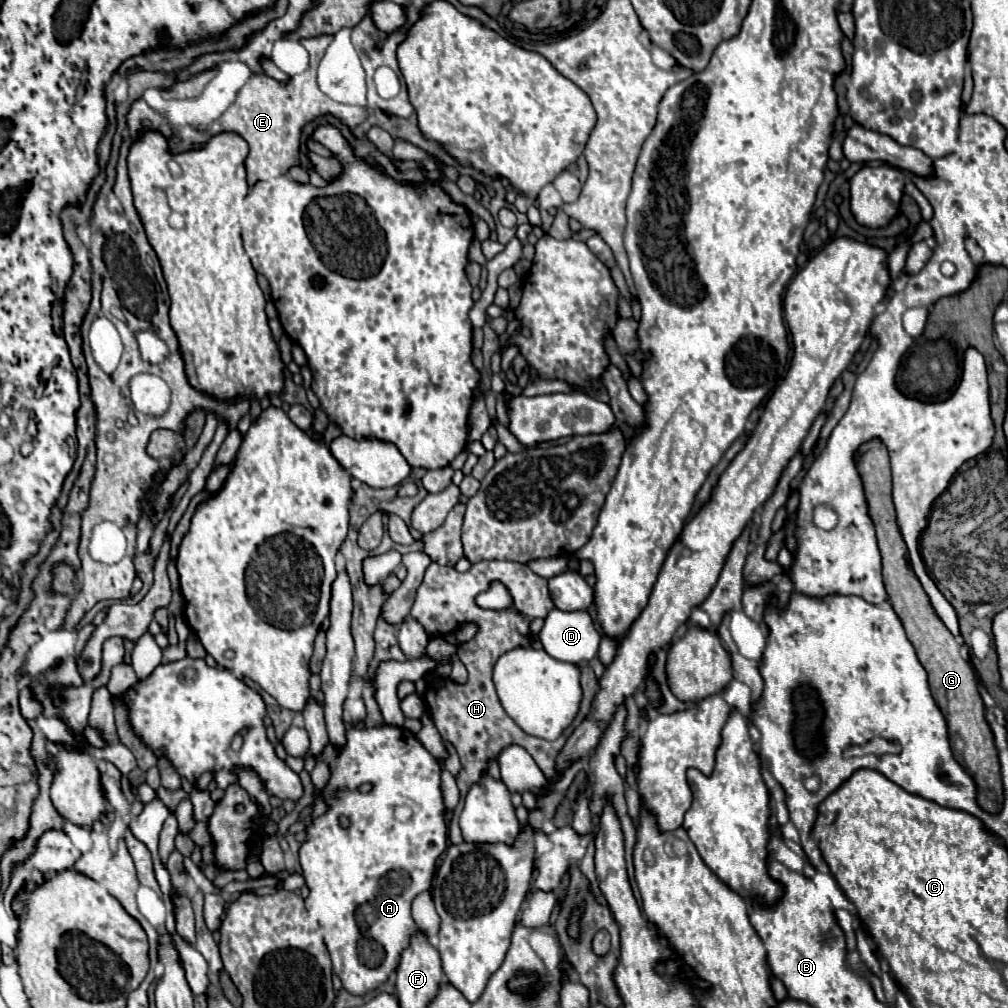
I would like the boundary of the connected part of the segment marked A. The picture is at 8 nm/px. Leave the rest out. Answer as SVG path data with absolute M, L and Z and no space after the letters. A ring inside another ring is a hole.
M377 726L377 728L349 728L347 730L347 746L341 750L341 754L331 762L331 780L327 784L327 788L323 790L323 796L329 804L329 810L315 818L313 824L307 828L307 840L303 842L301 850L299 850L299 860L301 860L301 868L303 868L303 876L309 888L309 896L305 898L305 906L309 910L309 914L315 914L321 930L323 930L323 938L325 944L329 948L329 954L333 958L333 972L341 978L343 988L353 994L353 996L365 996L369 992L373 992L375 988L379 988L385 980L389 980L389 976L397 970L399 966L399 958L401 952L407 948L409 940L413 934L417 934L417 924L411 918L411 902L417 894L421 892L433 892L433 874L435 874L435 864L437 858L443 854L443 850L447 848L447 826L443 820L443 796L441 796L441 768L437 764L437 760L417 742L417 738L403 728L389 728L389 726ZM365 782L371 782L371 792L361 794L357 788ZM339 816L347 816L351 826L349 828L341 828L339 824Z

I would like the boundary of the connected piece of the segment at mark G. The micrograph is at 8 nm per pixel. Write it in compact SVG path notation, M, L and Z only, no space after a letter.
M869 440L861 446L861 454L857 456L857 470L863 478L865 496L869 504L869 516L877 528L877 540L879 550L883 558L883 582L889 594L889 602L897 616L901 618L907 638L913 644L919 662L929 674L929 686L933 692L935 702L939 704L951 736L959 736L963 740L963 754L961 760L957 760L967 774L973 776L973 780L979 786L977 800L979 806L987 812L999 812L1003 806L1003 784L999 774L999 758L997 748L993 742L993 734L989 724L985 722L985 706L975 686L975 672L973 668L961 658L959 644L955 642L953 634L947 630L947 626L939 620L935 608L931 608L931 602L927 600L927 594L923 592L923 586L919 584L915 572L909 566L907 546L903 542L903 536L897 526L895 518L895 506L891 500L891 468L889 468L889 454L881 440Z

